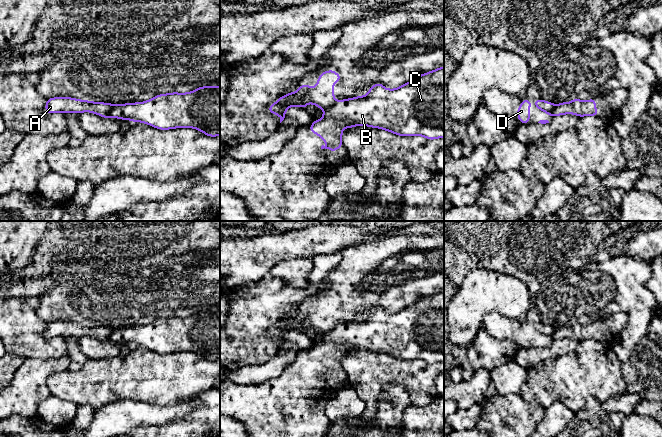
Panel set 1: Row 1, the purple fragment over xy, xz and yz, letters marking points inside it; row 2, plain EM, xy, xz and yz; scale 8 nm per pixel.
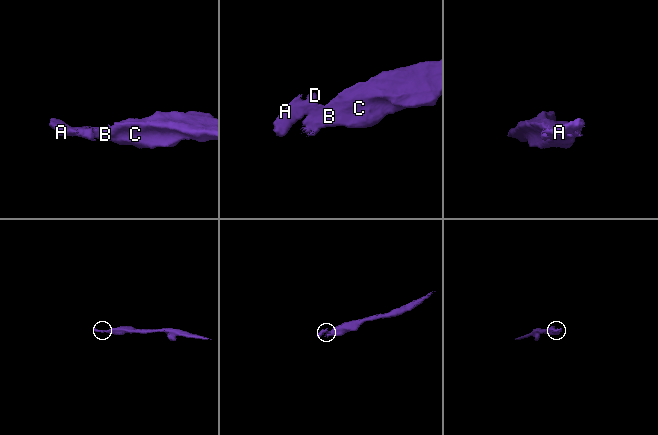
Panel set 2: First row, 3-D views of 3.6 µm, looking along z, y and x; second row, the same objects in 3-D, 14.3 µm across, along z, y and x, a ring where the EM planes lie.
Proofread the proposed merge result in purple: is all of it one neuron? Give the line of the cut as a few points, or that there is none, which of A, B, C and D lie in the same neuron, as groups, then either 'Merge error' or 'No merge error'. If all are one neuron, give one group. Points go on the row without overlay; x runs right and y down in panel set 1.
Split along xz (337, 325), (325, 334). Groups: A D / B C. Merge error

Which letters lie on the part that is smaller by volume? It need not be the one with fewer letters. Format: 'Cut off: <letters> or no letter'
Cut off: A, D

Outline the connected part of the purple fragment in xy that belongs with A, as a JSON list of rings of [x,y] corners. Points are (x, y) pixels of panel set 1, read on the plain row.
[[[53,321],[46,323],[45,336],[53,337],[75,337],[90,336],[99,339],[102,342],[110,342],[110,335],[116,328],[93,326],[89,324],[79,324],[71,321]]]

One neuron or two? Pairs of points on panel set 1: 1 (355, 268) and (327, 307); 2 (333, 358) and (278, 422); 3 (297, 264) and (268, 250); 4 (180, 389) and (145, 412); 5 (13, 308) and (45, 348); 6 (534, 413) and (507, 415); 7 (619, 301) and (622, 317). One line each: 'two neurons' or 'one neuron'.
1: one neuron
2: one neuron
3: two neurons
4: two neurons
5: one neuron
6: one neuron
7: two neurons

